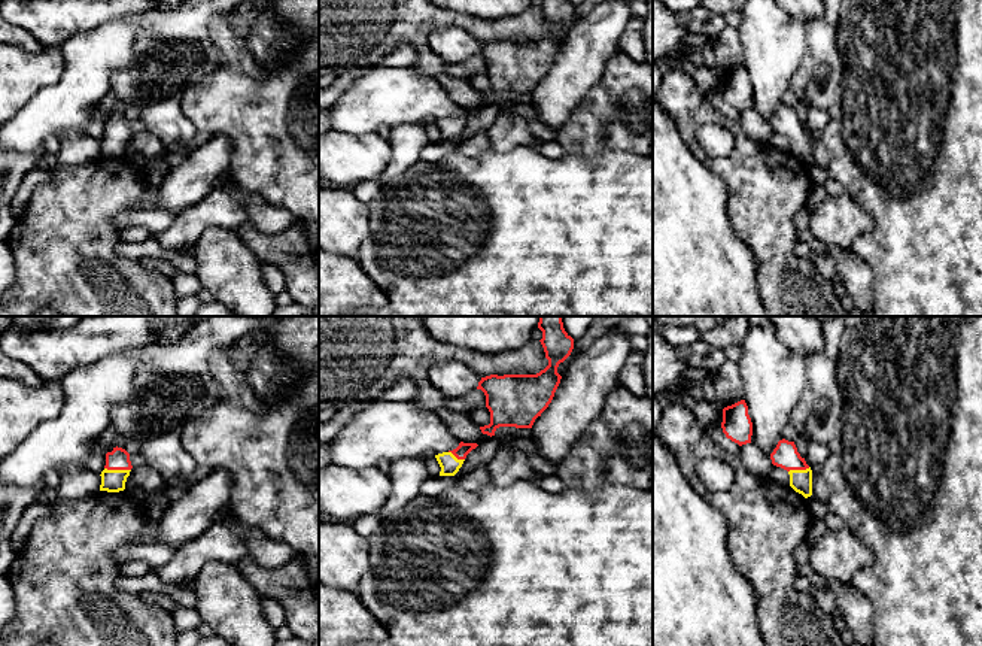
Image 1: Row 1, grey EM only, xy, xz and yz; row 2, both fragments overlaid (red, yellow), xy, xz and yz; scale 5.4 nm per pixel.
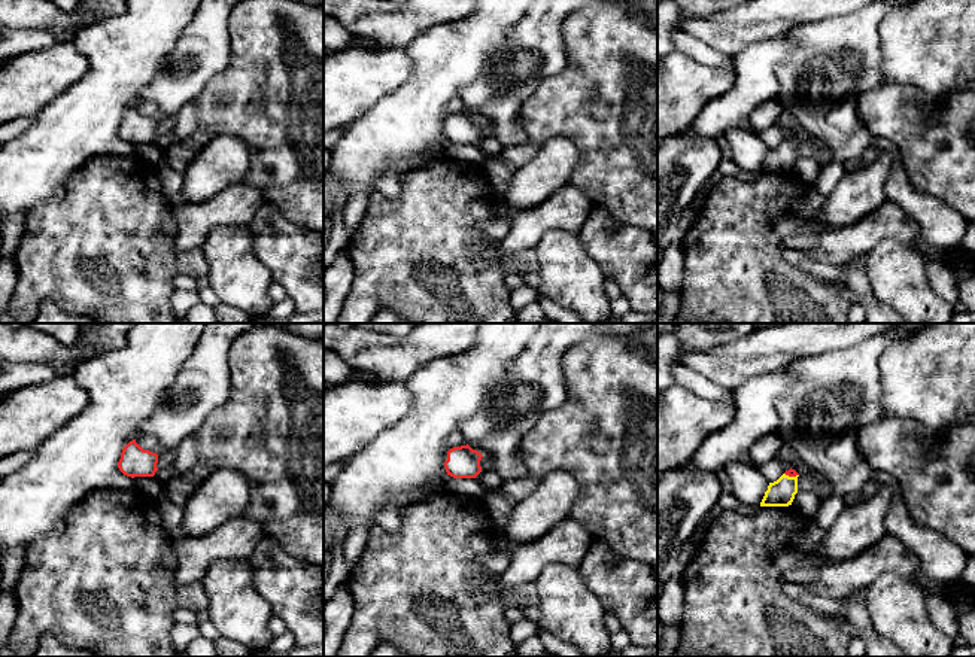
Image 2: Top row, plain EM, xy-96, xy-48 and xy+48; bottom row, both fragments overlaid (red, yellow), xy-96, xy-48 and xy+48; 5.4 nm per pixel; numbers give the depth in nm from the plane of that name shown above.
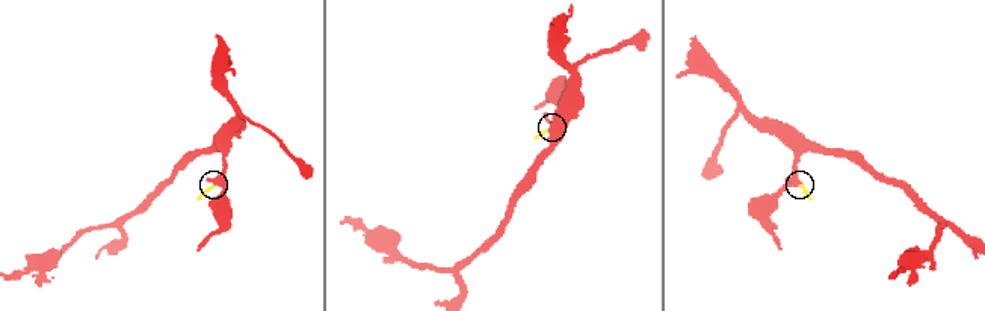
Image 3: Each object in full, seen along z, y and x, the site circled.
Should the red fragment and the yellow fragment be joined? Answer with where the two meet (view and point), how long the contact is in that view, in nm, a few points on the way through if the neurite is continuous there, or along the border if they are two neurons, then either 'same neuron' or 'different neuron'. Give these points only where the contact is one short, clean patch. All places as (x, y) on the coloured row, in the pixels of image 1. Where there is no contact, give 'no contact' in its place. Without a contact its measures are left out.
xy (118, 469) | 140 nm | across xy (118, 458), (118, 469), (112, 481) | same neuron

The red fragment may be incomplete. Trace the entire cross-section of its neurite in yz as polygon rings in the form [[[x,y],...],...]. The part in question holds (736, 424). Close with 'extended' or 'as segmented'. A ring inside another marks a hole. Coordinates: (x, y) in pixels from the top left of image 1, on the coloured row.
[[[745,400],[723,409],[723,433],[739,446],[751,443],[753,422]]]; as segmented

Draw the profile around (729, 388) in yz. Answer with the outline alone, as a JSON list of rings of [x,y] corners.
[[[726,360],[714,373],[714,392],[723,409],[744,400],[745,385],[736,361]]]

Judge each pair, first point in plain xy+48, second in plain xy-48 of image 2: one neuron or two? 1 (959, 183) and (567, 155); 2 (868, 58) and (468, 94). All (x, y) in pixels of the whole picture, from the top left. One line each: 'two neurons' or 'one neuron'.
1: two neurons
2: one neuron

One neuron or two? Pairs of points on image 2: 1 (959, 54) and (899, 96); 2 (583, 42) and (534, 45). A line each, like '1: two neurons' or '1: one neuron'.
1: two neurons
2: two neurons

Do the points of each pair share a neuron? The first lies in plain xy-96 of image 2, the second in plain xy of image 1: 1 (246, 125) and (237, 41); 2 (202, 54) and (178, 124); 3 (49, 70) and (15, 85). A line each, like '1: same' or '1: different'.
1: different
2: same
3: same

